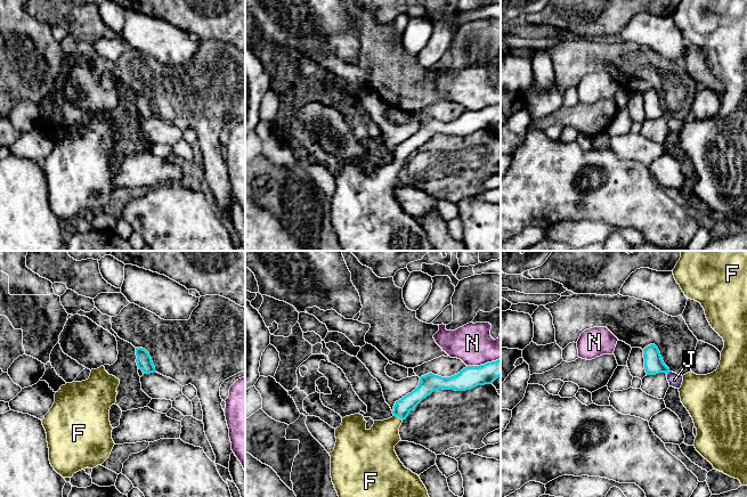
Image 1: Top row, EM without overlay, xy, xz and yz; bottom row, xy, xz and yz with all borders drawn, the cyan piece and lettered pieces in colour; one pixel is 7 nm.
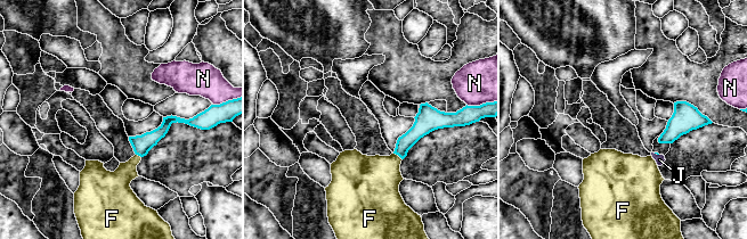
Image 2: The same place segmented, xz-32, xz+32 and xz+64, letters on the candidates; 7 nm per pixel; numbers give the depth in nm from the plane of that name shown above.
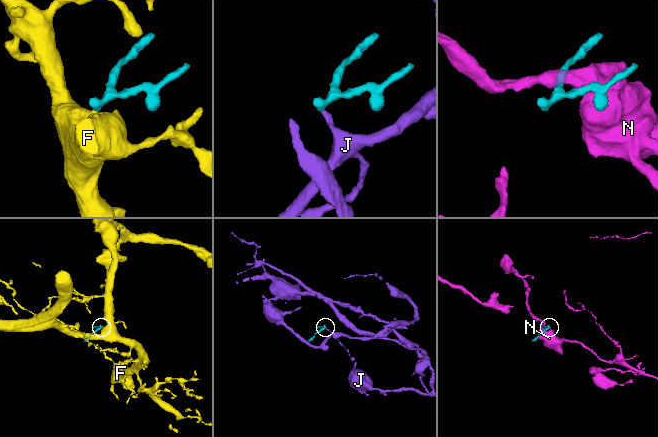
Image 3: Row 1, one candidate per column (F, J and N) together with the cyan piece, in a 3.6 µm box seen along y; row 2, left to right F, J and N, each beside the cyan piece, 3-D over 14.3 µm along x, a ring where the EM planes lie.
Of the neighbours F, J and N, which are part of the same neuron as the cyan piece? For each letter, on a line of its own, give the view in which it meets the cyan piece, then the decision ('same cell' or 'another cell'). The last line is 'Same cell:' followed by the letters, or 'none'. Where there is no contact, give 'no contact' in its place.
F: contact in xz; same cell
J: no contact; another cell
N: contact in xz; another cell
Same cell: F

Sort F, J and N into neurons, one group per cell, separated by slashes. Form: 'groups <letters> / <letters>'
groups F / J / N

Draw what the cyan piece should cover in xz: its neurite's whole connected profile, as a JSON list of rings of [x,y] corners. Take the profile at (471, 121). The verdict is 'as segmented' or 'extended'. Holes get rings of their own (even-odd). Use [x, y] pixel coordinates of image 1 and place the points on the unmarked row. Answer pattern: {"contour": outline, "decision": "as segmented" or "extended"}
{"contour": [[[501,104],[480,111],[466,111],[450,122],[429,117],[420,122],[414,136],[396,146],[392,162],[374,165],[370,174],[360,158],[343,162],[341,170],[335,173],[334,195],[330,197],[331,222],[342,251],[433,251],[420,221],[406,213],[395,196],[395,190],[401,185],[399,172],[403,165],[436,135],[466,136],[478,130],[492,129],[500,121]]], "decision": "extended"}

